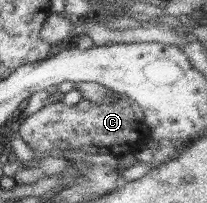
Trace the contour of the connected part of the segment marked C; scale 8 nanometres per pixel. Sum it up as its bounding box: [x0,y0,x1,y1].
[19,92,151,159]

